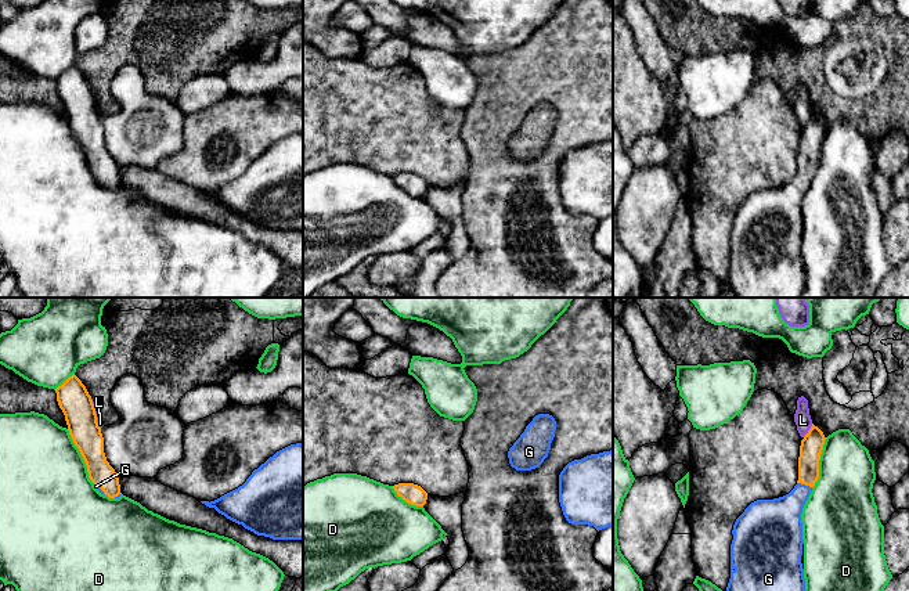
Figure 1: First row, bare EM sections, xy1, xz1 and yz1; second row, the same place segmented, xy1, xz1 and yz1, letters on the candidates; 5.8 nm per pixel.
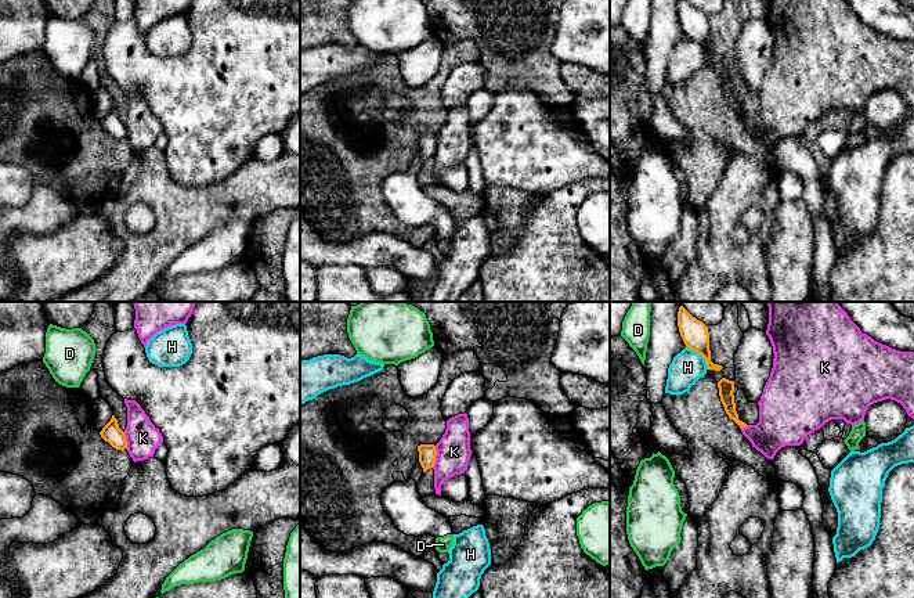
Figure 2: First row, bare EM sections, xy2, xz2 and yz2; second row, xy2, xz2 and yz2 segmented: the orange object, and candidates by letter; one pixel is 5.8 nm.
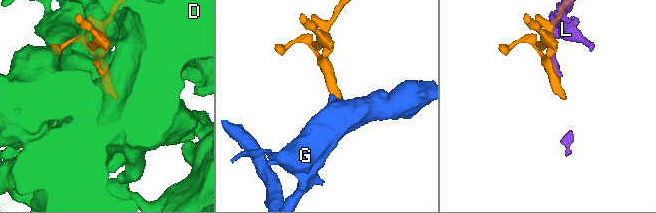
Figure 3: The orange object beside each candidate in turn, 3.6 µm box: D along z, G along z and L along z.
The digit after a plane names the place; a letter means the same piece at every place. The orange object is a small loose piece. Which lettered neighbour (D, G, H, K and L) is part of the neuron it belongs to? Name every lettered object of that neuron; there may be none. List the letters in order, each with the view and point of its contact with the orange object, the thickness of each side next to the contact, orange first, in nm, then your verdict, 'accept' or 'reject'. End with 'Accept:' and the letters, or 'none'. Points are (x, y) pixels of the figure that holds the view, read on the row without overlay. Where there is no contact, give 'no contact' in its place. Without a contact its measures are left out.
D: meets orange in xy1 at (82, 146); 180 nm thick on the orange side, 500 nm on the other; reject
G: meets orange in yz1 at (804, 173); 130 nm thick on the orange side, 240 nm on the other; accept
H: meets orange in yz2 at (700, 43); 160 nm thick on the orange side, 190 nm on the other; reject
K: meets orange in xz2 at (434, 147); 100 nm thick on the orange side, 190 nm on the other; reject
L: meets orange in yz1 at (808, 121); 130 nm thick on the orange side, 100 nm on the other; reject
Accept: G

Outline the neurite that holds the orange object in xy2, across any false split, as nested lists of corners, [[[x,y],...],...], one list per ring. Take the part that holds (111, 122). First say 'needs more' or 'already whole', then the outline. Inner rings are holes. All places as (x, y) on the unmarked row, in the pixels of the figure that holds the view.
already whole; [[[112,105],[111,111],[102,118],[100,125],[116,140],[124,140],[127,137],[124,122],[119,118],[115,105]]]

